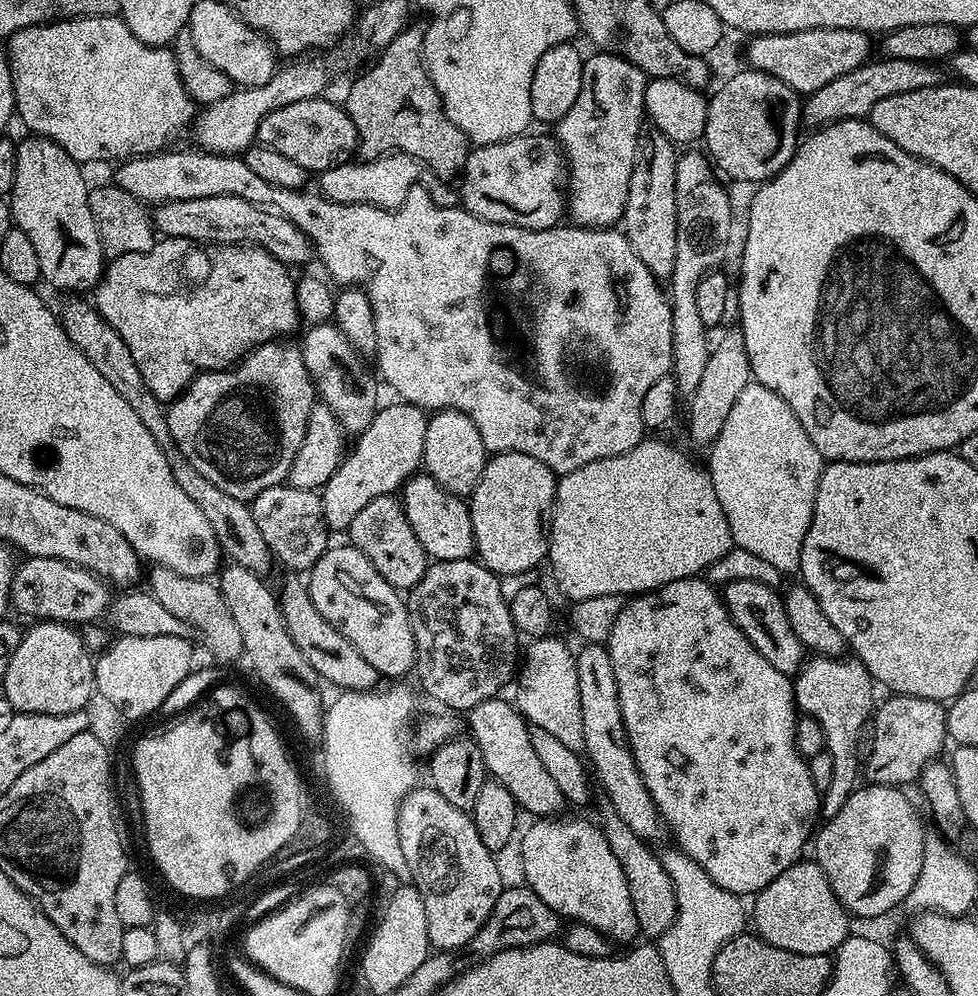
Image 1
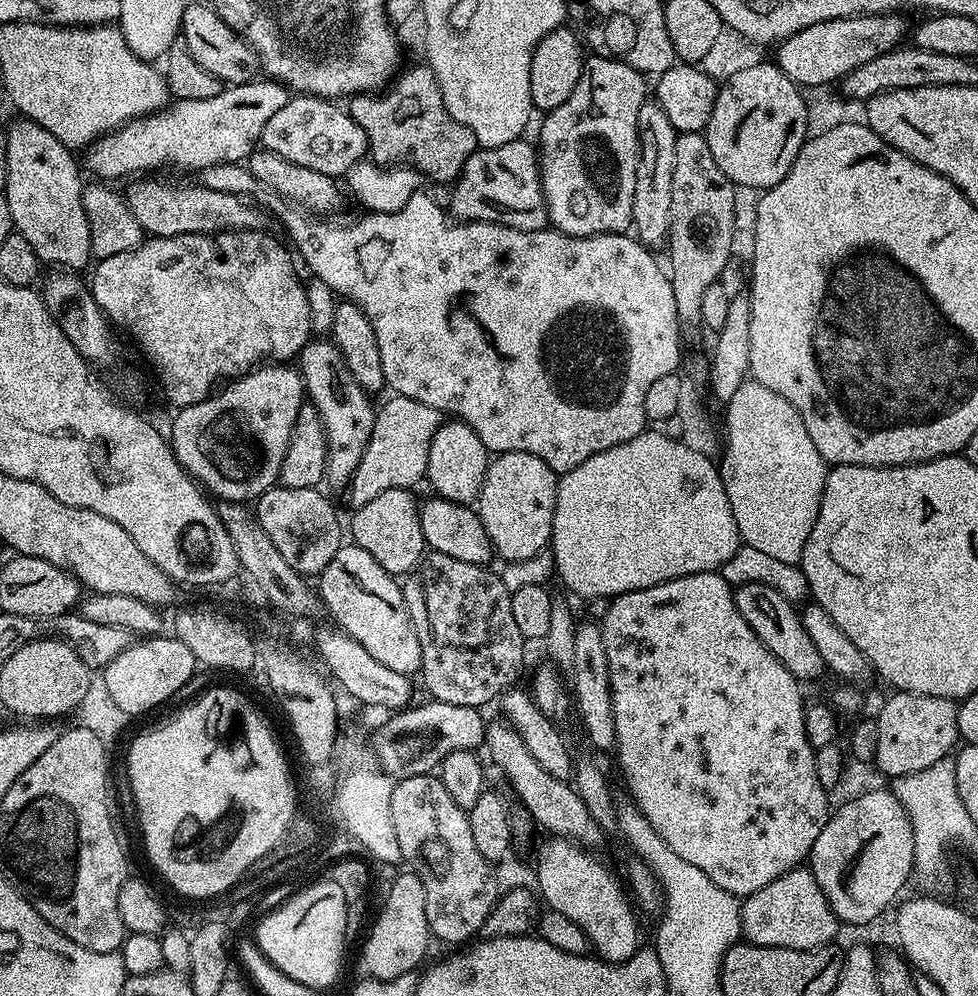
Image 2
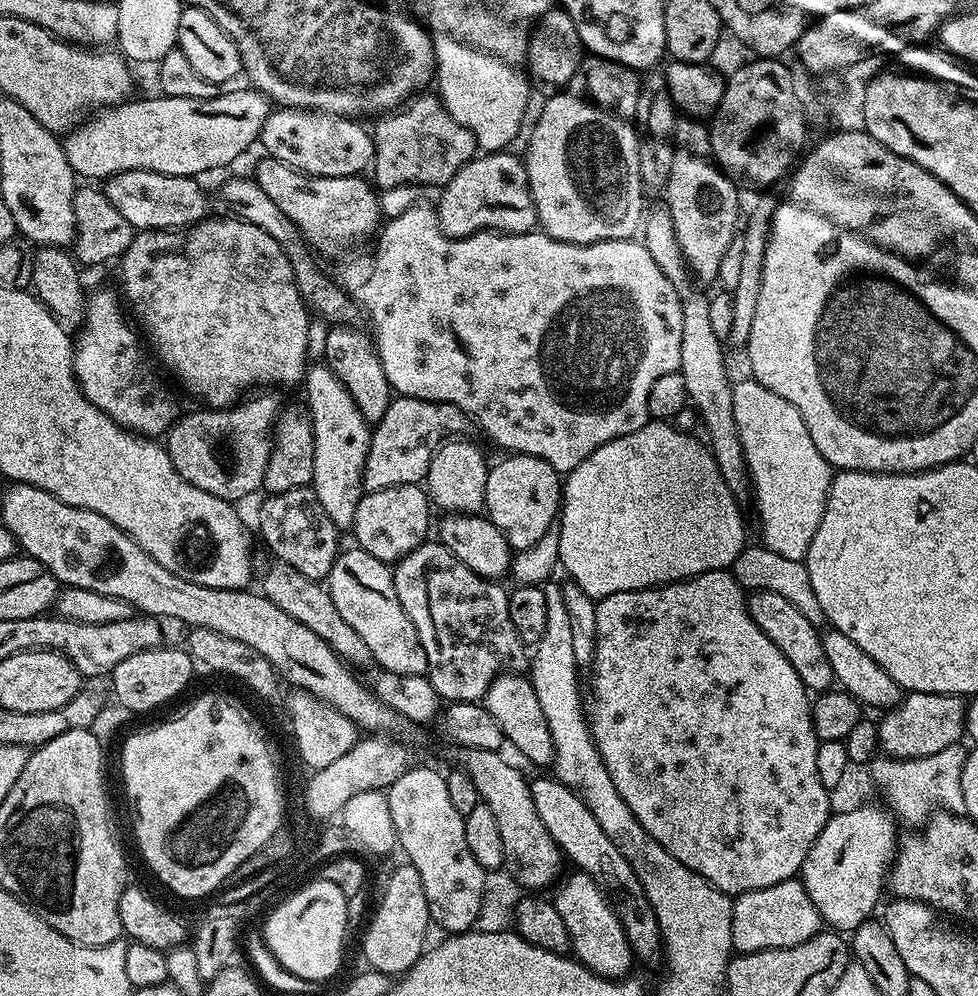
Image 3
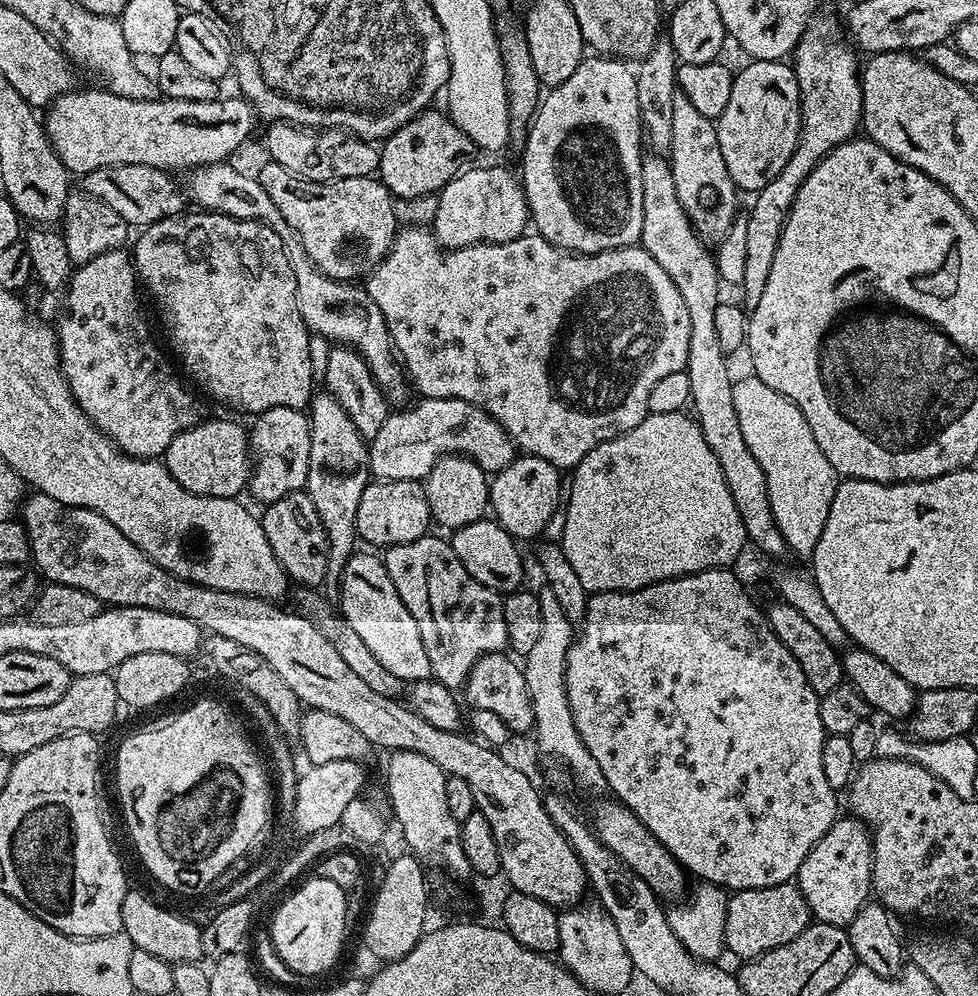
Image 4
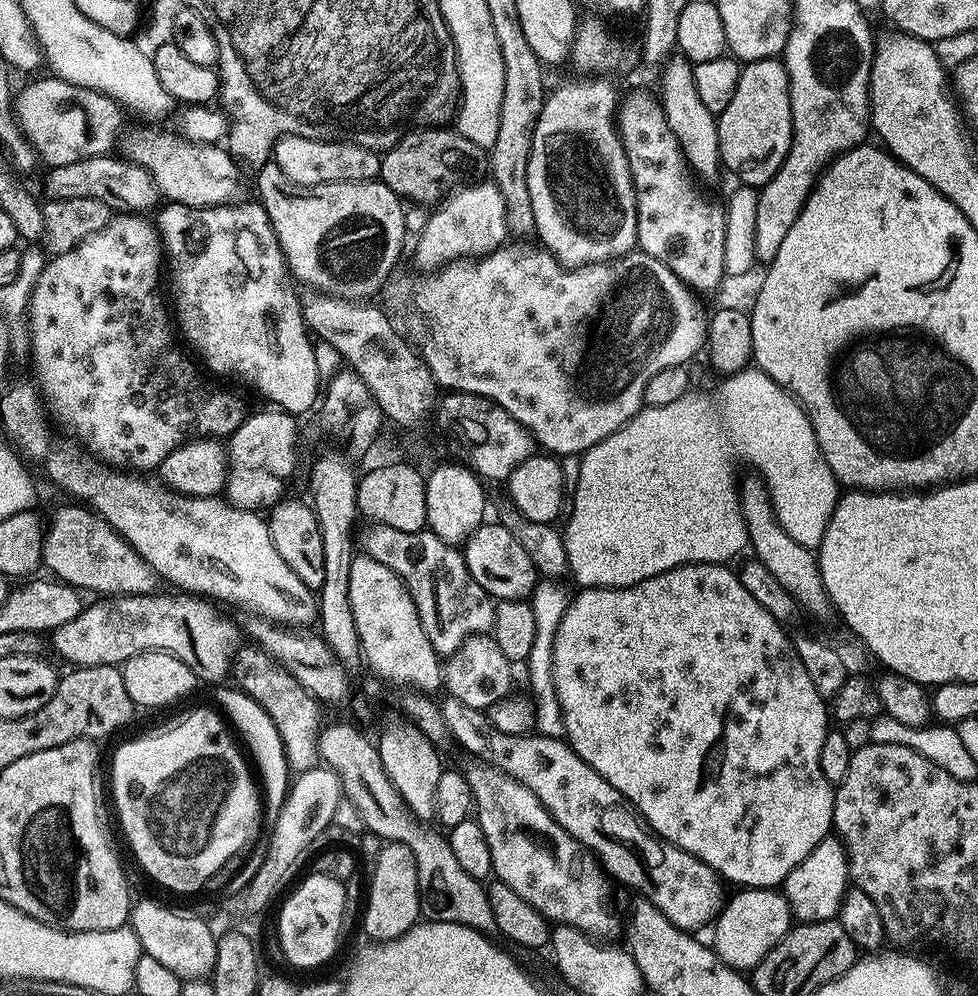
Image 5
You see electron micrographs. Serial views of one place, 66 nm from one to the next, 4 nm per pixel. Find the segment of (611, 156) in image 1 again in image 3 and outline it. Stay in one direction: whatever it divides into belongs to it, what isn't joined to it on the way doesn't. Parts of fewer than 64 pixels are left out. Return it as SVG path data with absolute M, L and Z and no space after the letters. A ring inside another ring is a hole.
M588 58L568 84L547 97L528 136L528 153L522 156L528 175L528 192L545 236L571 244L593 244L630 240L637 235L646 212L646 189L640 180L642 140L634 123L641 88L641 81L636 78L635 71L618 62Z

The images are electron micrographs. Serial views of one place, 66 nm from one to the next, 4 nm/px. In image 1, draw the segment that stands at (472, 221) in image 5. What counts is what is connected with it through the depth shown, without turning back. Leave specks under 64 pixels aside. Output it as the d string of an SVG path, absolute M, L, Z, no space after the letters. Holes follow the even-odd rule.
M532 135L481 144L469 151L458 184L460 204L467 212L486 222L534 230L555 228L565 219L566 160L562 149L551 135Z

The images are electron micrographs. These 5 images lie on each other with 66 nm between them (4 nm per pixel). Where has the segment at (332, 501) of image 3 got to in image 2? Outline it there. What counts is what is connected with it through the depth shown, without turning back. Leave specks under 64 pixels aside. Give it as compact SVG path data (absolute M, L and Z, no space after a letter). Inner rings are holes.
M309 339L300 351L298 367L300 376L304 379L307 399L322 418L326 434L328 457L324 467L324 480L332 488L347 489L354 470L358 470L358 462L362 462L362 454L366 454L366 442L370 442L370 434L374 430L377 409L374 404L372 408L373 397L354 378L343 360L343 354L331 339Z

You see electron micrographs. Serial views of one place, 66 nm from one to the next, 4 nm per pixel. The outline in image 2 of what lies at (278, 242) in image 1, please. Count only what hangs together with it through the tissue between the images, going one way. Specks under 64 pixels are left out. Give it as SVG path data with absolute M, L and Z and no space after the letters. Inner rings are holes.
M140 178L132 182L137 184L129 186L126 199L130 210L136 215L149 237L177 236L178 234L211 236L214 232L242 232L260 230L265 227L265 213L240 196L210 190L198 182L183 188L180 184L163 184L160 180L146 179L150 178Z

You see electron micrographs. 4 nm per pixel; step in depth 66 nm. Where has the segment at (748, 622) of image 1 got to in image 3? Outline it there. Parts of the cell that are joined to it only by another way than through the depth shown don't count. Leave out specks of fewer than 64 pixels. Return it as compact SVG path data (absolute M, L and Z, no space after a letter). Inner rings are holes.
M753 591L748 597L748 612L759 628L786 655L790 664L802 679L804 687L819 694L833 687L836 675L830 670L826 650L821 644L821 633L817 625L810 623L797 608L782 596L768 591Z

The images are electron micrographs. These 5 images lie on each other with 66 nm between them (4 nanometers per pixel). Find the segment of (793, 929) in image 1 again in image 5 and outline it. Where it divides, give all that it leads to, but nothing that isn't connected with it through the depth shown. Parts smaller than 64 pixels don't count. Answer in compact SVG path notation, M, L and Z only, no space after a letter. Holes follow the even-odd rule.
M744 888L729 899L714 921L716 933L710 939L711 947L720 960L737 970L755 970L770 950L793 927L794 917L783 891L776 888Z

